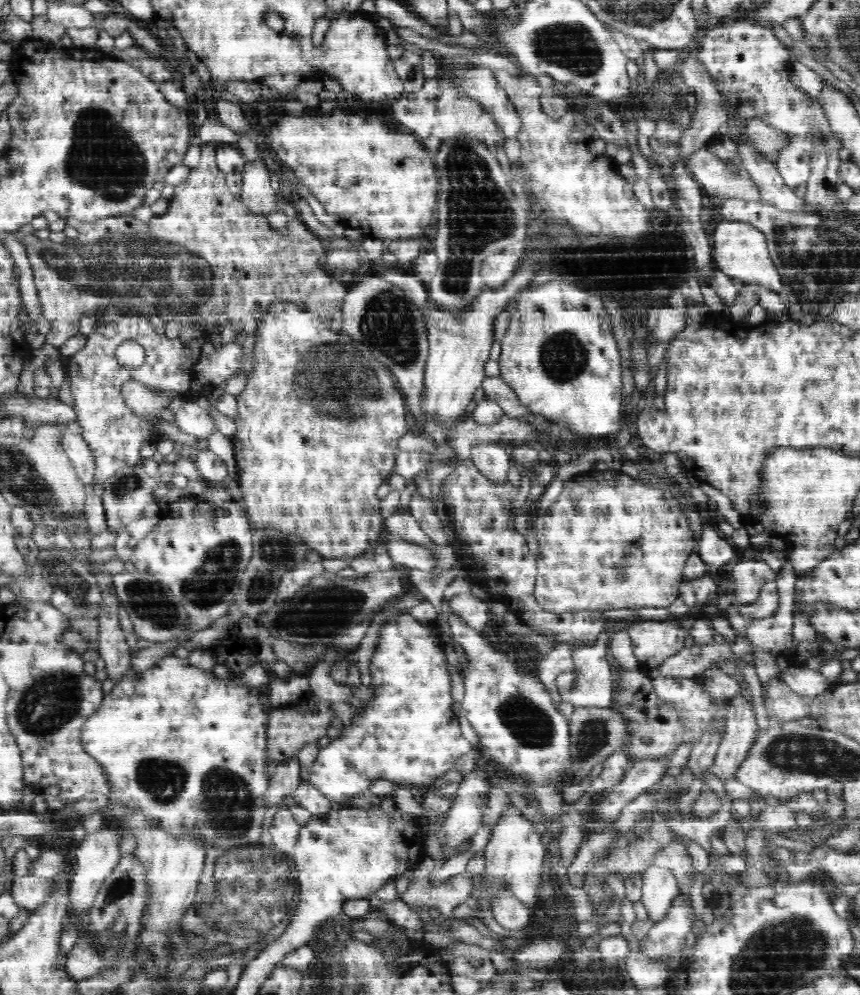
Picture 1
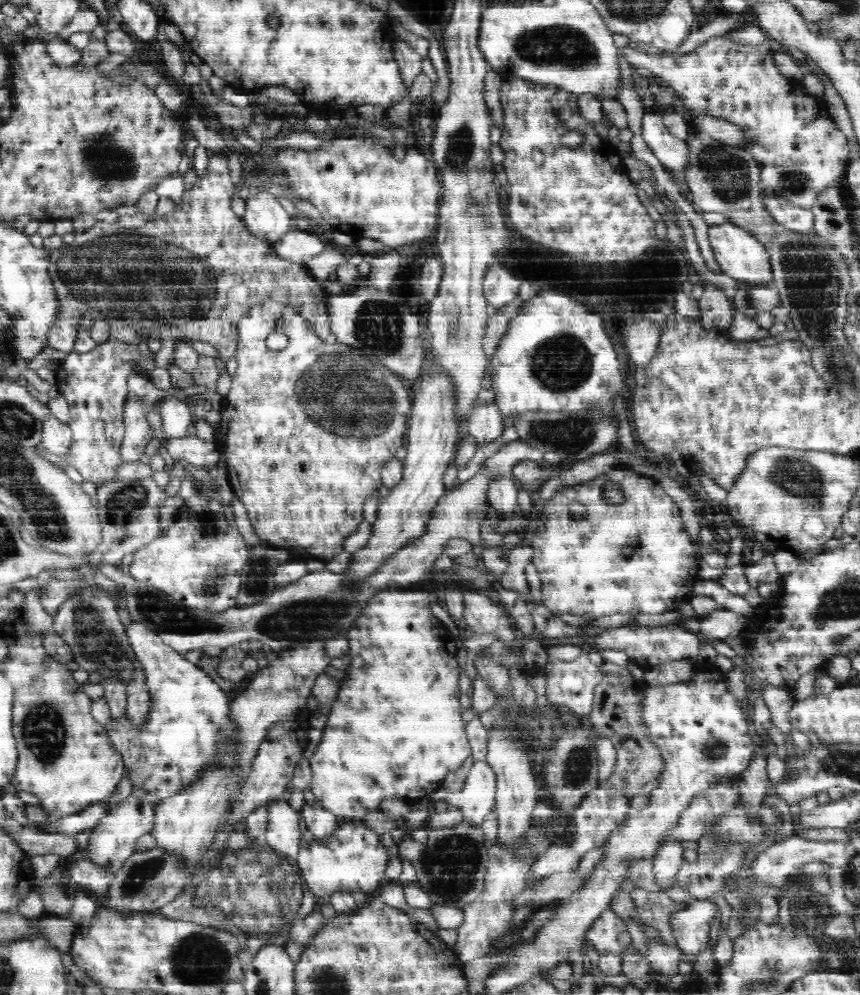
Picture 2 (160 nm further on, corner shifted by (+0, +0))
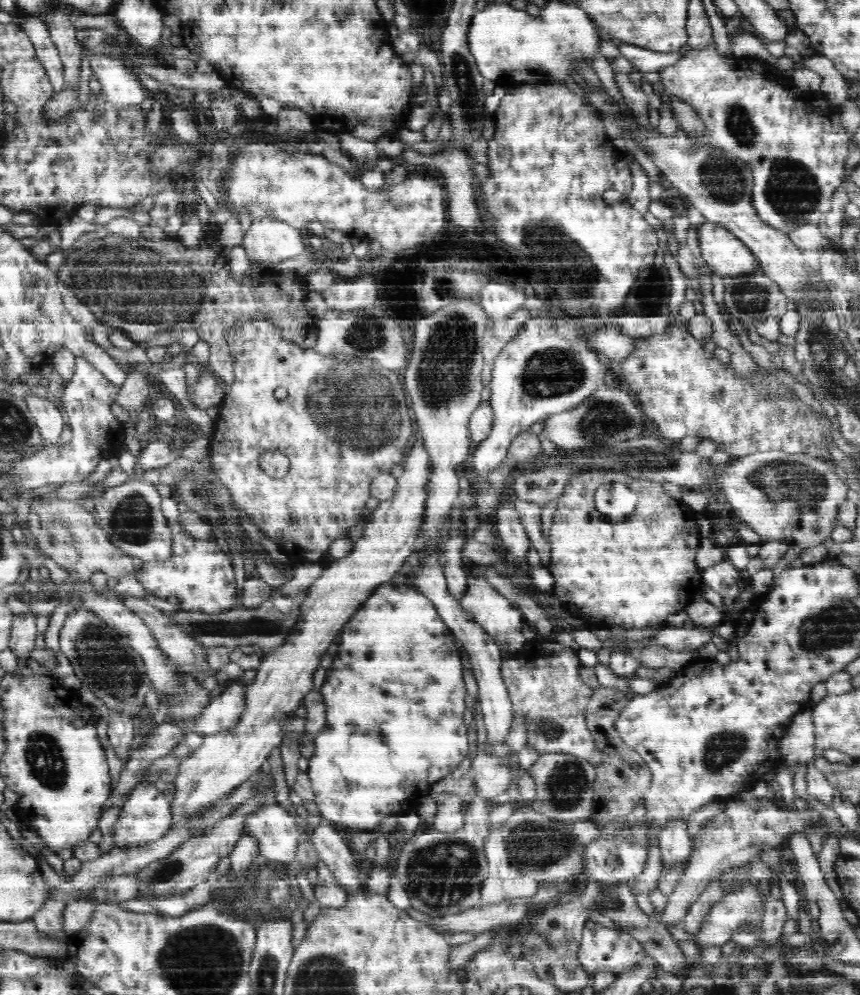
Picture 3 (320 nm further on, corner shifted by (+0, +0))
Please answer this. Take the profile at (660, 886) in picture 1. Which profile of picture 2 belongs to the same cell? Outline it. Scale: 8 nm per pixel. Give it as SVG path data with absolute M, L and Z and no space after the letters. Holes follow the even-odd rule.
M671 840L658 848L653 858L655 878L666 893L677 884L677 875L684 862L684 848L681 841Z

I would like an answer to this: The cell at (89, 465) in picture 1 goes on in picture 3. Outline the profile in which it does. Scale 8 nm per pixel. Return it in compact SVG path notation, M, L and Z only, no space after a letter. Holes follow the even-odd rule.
M31 392L24 396L24 403L26 403L26 407L28 407L28 411L40 431L42 443L45 446L56 445L62 430L64 430L64 420L58 404L39 398Z

